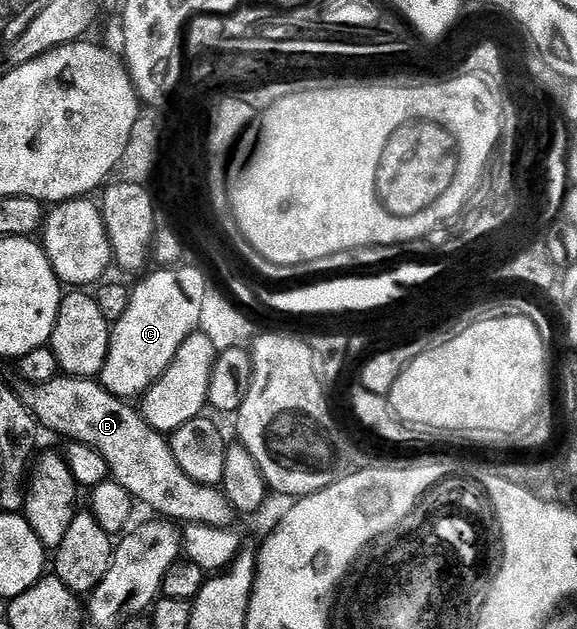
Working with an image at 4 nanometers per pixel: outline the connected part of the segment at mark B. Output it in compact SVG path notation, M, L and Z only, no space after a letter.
M59 374L54 380L44 384L20 383L17 395L20 402L31 411L32 416L40 425L43 424L51 432L59 436L68 436L68 441L85 446L93 446L111 471L110 479L116 480L124 490L131 495L132 500L152 508L152 513L166 518L172 522L184 520L184 525L201 525L230 529L237 519L235 507L223 492L222 487L213 484L202 484L185 474L185 470L178 465L171 449L171 441L164 433L159 432L144 418L138 407L132 406L128 401L114 396L112 392L103 389L102 383L91 378L80 378Z

